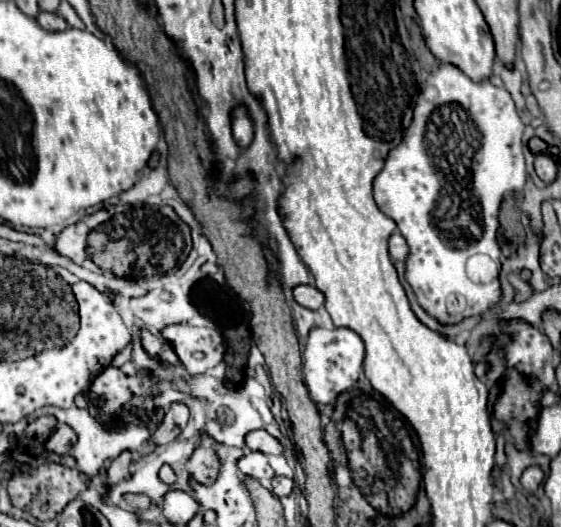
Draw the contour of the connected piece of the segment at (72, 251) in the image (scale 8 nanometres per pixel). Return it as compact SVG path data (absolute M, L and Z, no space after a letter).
M101 209L101 211L97 211L97 213L89 215L89 217L85 217L85 219L81 219L81 221L73 223L73 225L67 225L63 231L57 233L57 239L55 239L55 243L53 243L53 249L55 249L59 255L71 259L75 265L87 267L87 269L91 269L91 271L99 271L99 267L91 261L91 255L85 251L85 247L87 247L85 239L87 239L87 235L89 235L101 221L107 221L109 217L111 217L109 211Z

